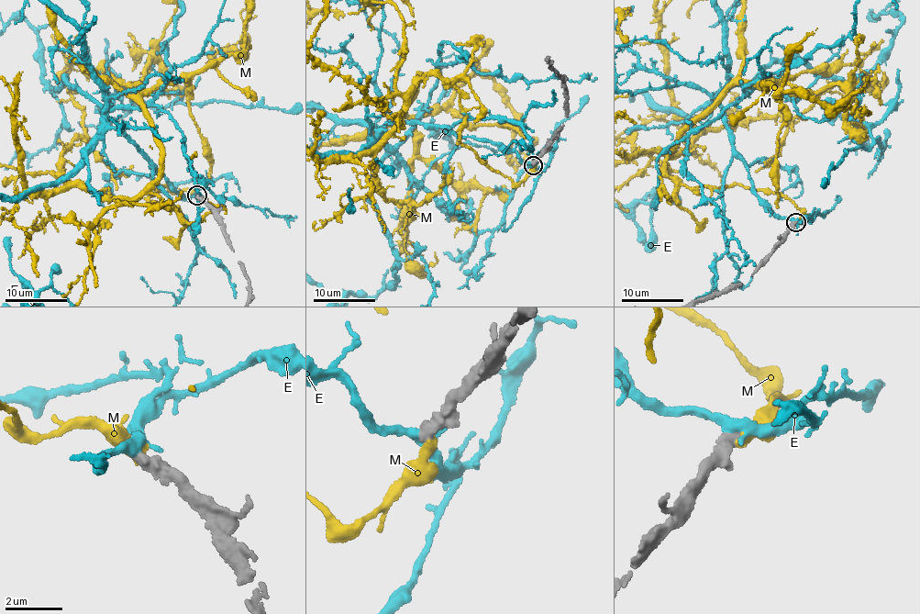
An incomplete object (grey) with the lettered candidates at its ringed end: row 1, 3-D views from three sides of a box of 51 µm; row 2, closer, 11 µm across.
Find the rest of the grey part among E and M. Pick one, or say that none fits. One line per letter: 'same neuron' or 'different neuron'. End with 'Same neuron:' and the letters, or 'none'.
E: different neuron
M: different neuron
Same neuron: none

